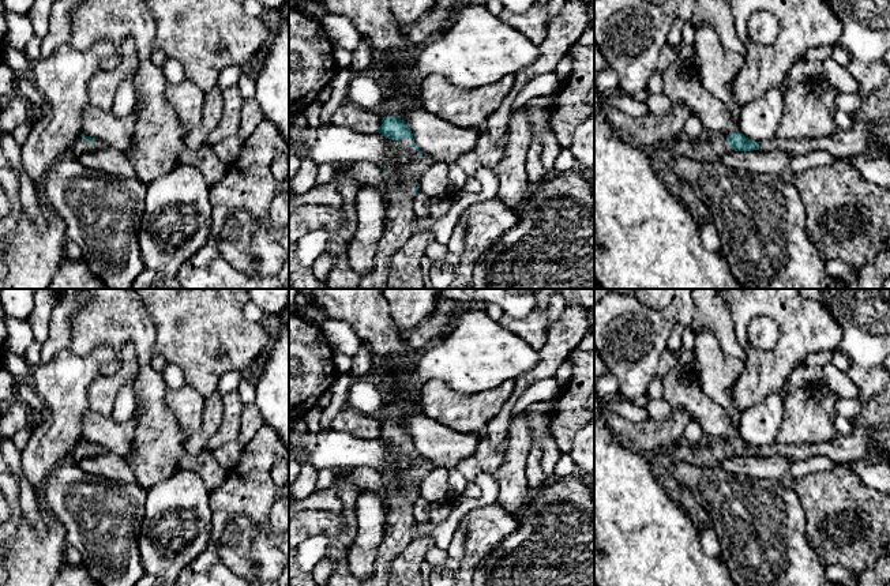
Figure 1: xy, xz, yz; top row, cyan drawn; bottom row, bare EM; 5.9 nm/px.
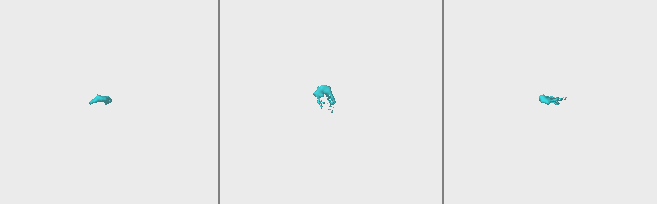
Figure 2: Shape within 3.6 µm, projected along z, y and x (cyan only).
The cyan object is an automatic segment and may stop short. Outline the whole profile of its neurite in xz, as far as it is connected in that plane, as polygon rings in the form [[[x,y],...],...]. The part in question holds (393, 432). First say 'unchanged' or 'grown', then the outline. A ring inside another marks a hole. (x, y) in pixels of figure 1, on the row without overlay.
grown; [[[384,391],[384,401],[378,413],[383,425],[378,437],[393,444],[402,457],[391,467],[380,472],[387,476],[391,485],[388,510],[384,514],[384,537],[373,563],[373,575],[361,586],[387,586],[391,563],[413,541],[417,522],[413,516],[412,502],[420,493],[420,485],[399,481],[395,476],[399,470],[423,461],[414,448],[410,433],[399,422],[414,410],[414,405],[403,402],[391,391]]]

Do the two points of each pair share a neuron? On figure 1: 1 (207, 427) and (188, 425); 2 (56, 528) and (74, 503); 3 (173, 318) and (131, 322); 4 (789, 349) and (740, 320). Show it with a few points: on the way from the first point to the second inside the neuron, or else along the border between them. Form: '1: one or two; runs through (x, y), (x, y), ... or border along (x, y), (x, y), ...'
1: two; border along (206, 398), (202, 424), (187, 438)
2: two; border along (41, 495), (42, 503), (63, 529), (66, 545)
3: two; border along (142, 303), (154, 327), (153, 353)
4: one; runs through (789, 331), (789, 326), (773, 310), (758, 310)

